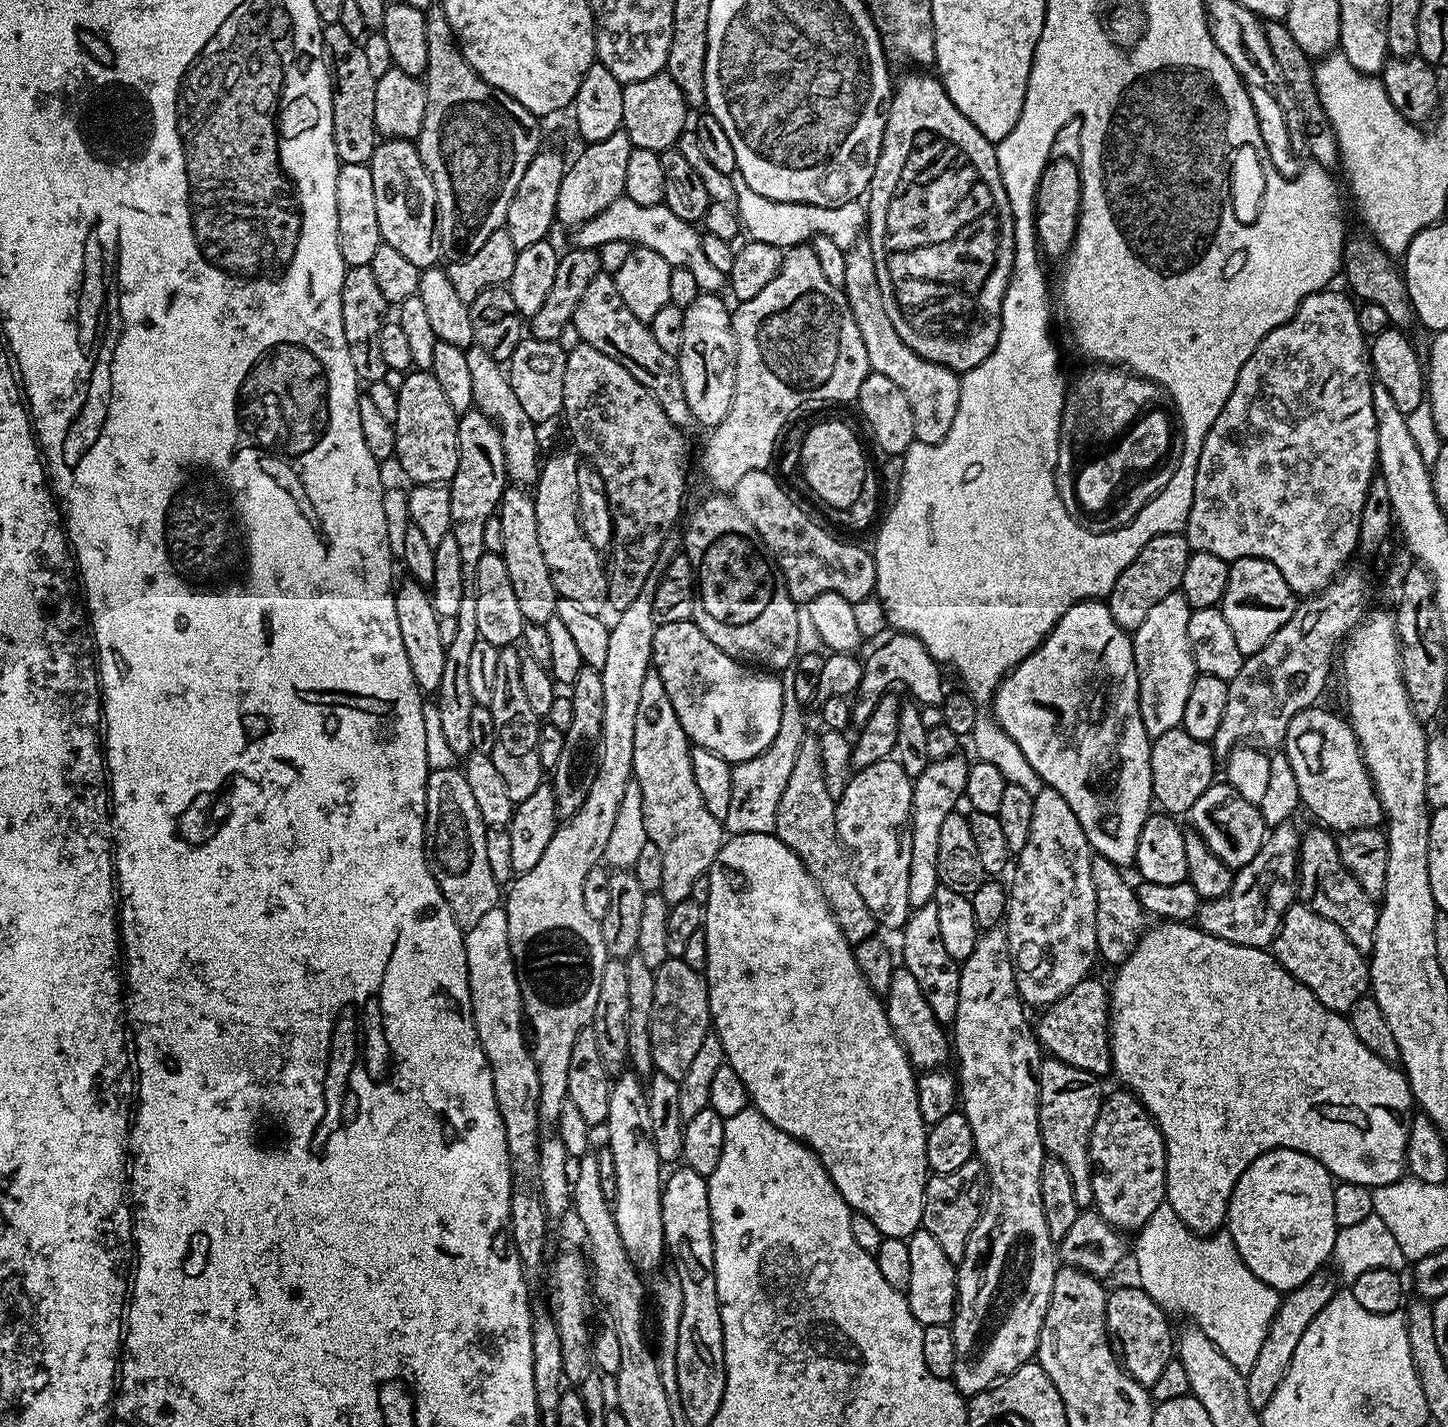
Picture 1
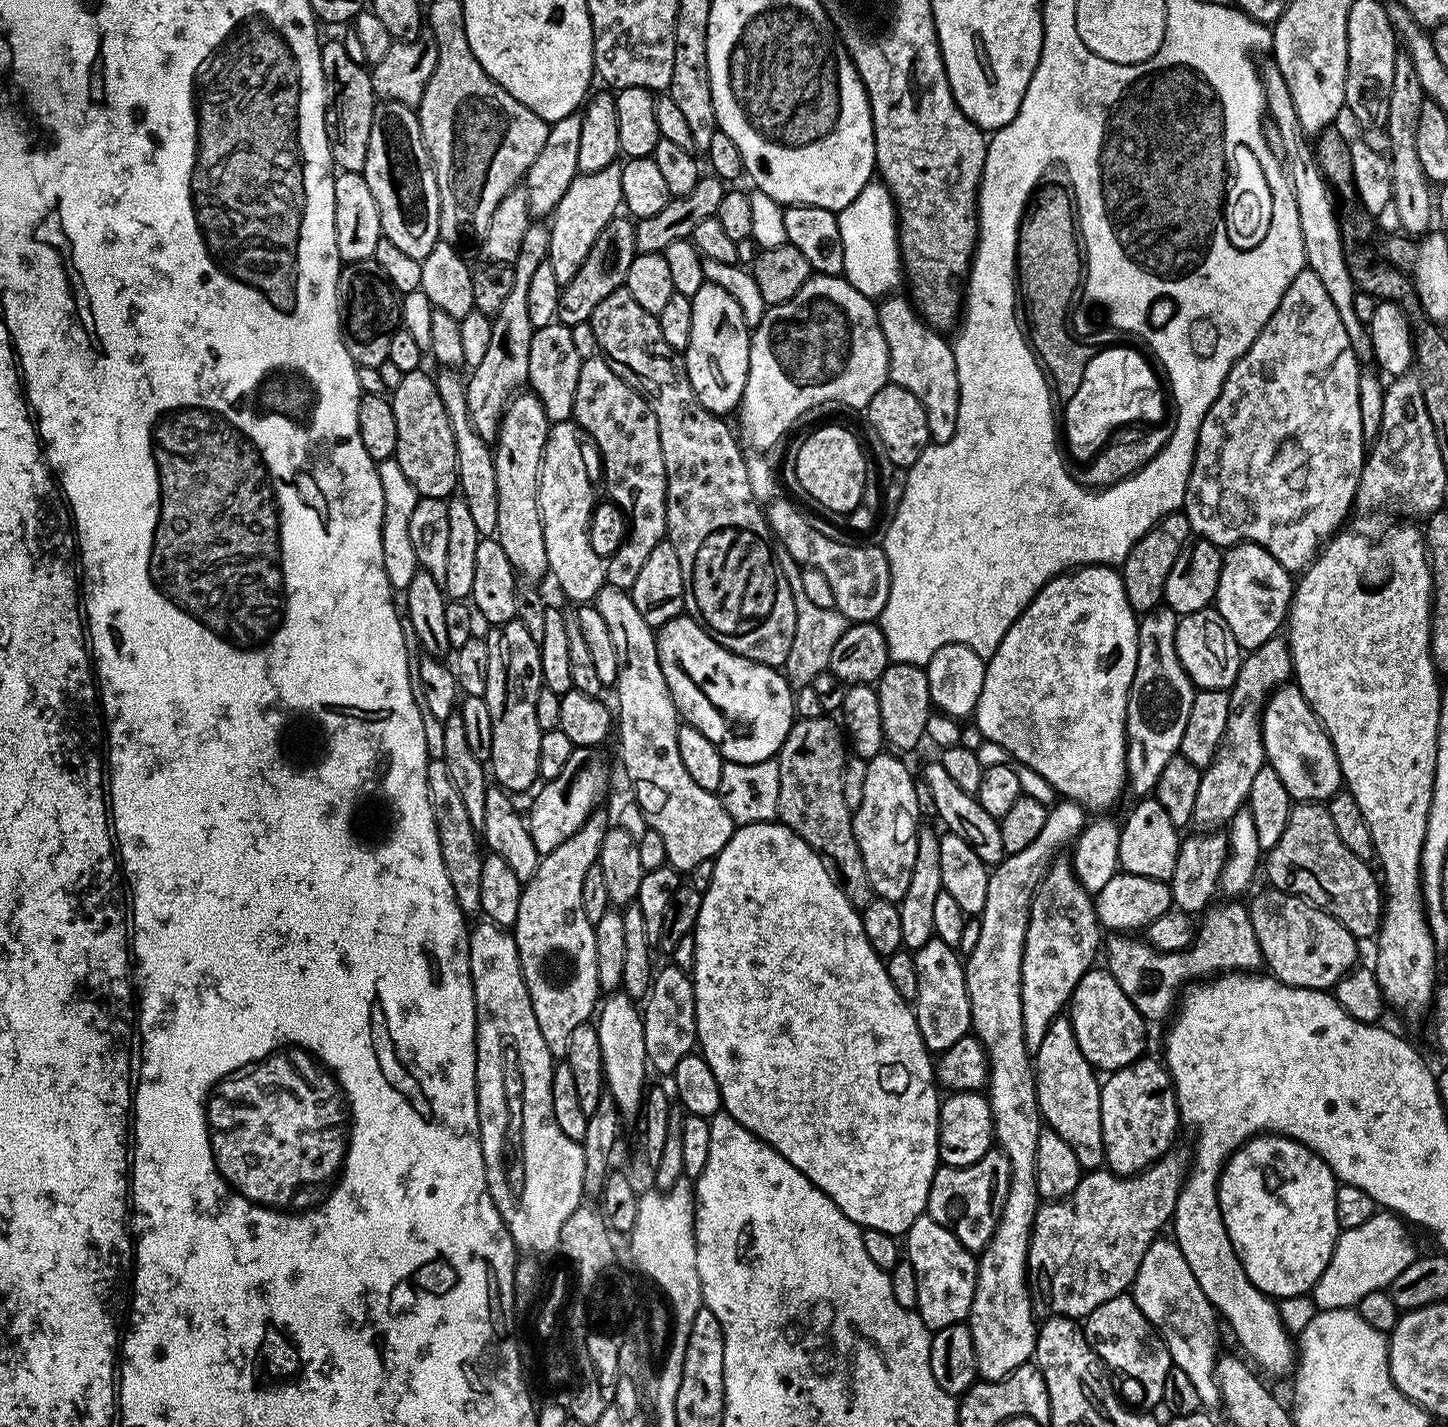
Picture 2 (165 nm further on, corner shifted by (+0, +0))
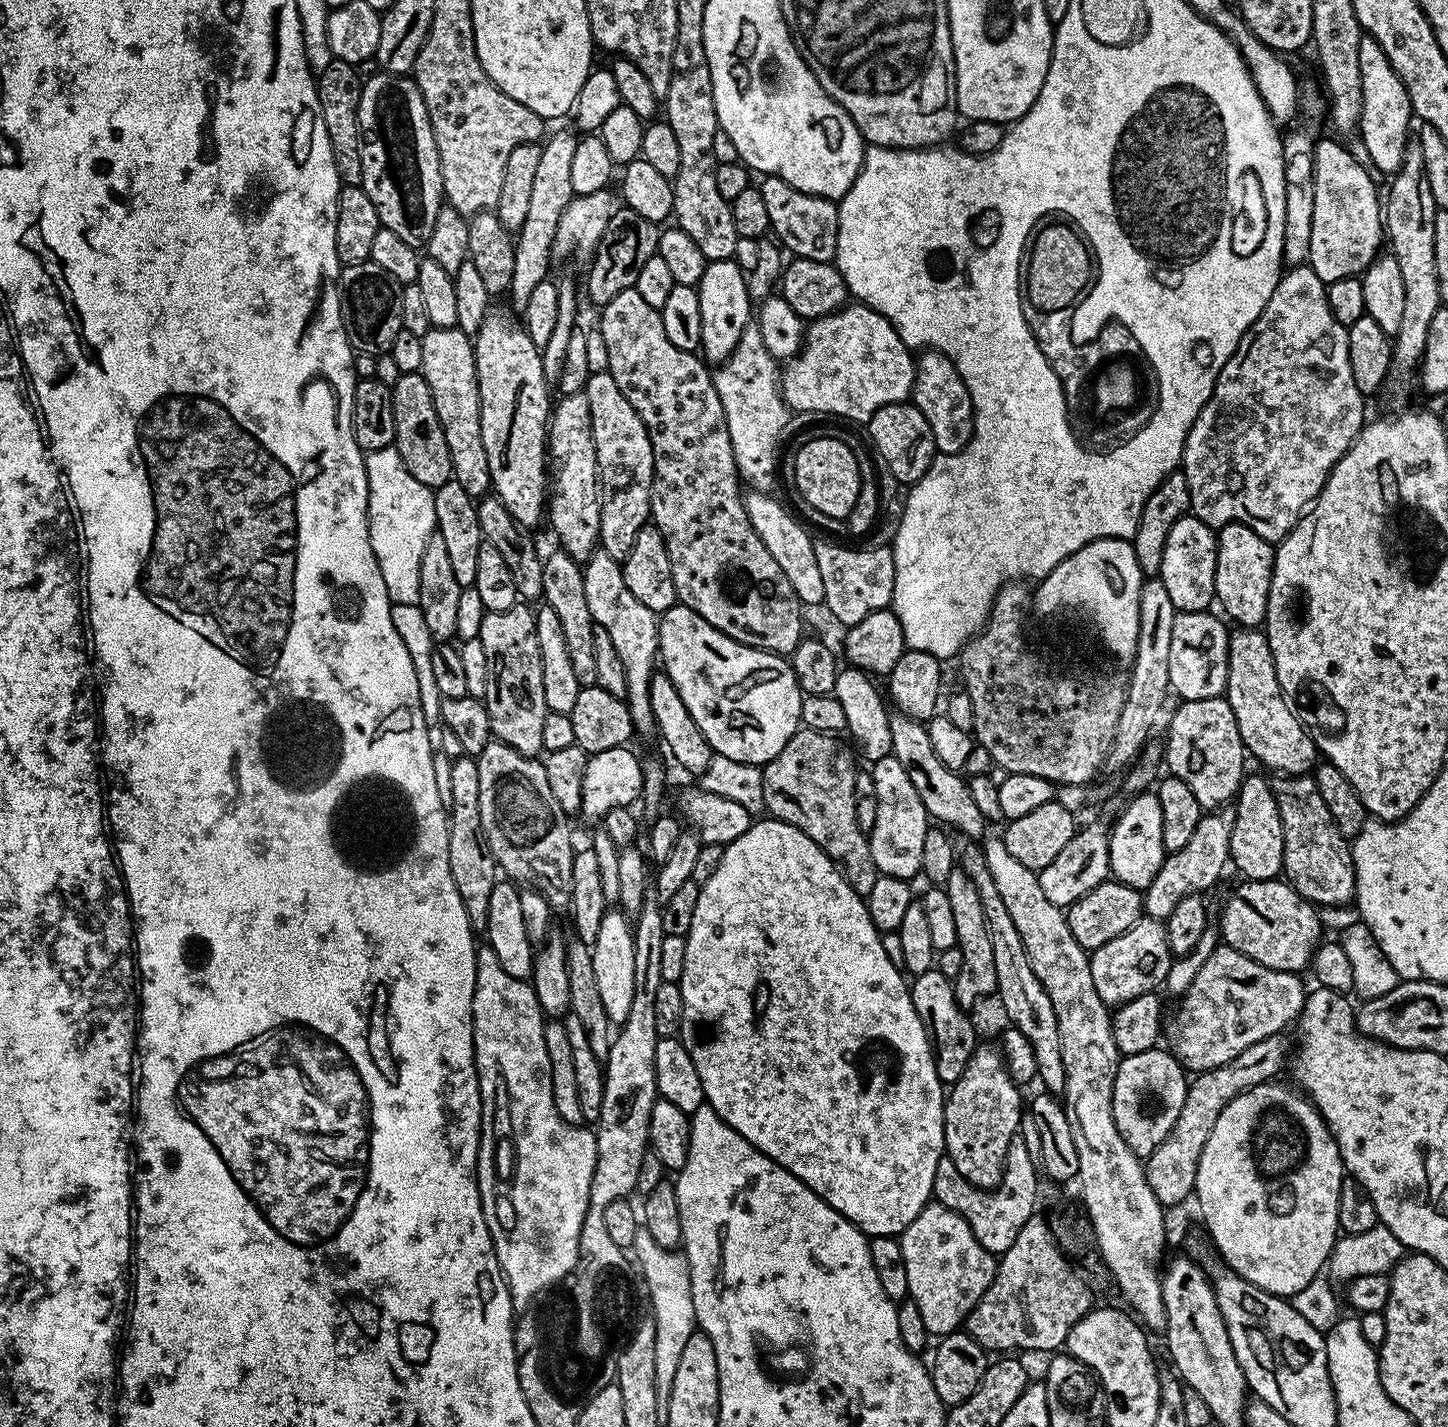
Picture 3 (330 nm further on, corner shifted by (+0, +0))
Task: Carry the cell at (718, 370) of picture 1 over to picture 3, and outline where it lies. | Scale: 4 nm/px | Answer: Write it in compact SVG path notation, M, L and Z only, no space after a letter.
M734 259L713 260L705 263L698 285L702 306L702 338L700 348L705 361L723 362L738 346L748 320L754 316L754 300L748 297L746 273Z

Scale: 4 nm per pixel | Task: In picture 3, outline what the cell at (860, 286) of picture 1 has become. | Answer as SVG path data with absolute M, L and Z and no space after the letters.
M935 350L919 353L916 360L916 381L910 400L918 410L922 410L922 418L930 422L930 434L934 434L934 446L939 455L958 454L970 442L976 421L972 396L966 390L966 382L962 382L954 362L950 362L946 354Z

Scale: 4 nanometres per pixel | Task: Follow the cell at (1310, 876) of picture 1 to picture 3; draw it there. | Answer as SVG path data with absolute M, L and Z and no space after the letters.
M1276 774L1270 780L1274 802L1278 802L1278 814L1282 818L1284 831L1284 866L1283 875L1292 889L1311 904L1325 908L1348 906L1353 903L1356 894L1356 875L1352 861L1352 849L1349 841L1334 826L1334 818L1330 818L1330 810L1326 810L1326 802L1322 802L1320 791L1311 775L1285 776Z

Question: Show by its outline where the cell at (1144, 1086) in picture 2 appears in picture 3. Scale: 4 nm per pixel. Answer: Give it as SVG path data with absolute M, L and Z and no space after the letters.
M1157 1046L1150 1050L1142 1050L1142 1054L1130 1054L1120 1061L1114 1078L1114 1122L1118 1126L1118 1134L1134 1150L1134 1154L1146 1158L1174 1130L1174 1122L1178 1122L1178 1114L1182 1111L1182 1102L1186 1102L1186 1094L1190 1083L1186 1069L1171 1051Z

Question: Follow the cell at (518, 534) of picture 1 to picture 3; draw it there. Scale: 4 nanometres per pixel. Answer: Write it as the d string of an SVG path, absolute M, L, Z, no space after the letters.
M489 311L484 326L474 340L476 350L476 373L480 395L480 417L482 418L482 446L486 446L486 462L490 466L491 491L514 514L514 522L523 528L536 530L546 516L546 433L550 423L550 385L542 370L541 349L530 342L523 323L511 316L513 313Z

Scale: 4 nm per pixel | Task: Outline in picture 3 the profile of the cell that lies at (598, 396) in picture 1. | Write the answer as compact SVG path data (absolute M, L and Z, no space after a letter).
M608 371L591 373L584 387L586 402L590 402L590 422L592 423L592 437L596 447L596 461L600 476L600 543L599 547L610 558L624 561L638 539L638 530L649 523L652 514L652 479L656 477L654 470L654 450L650 442L648 428L638 418L634 406L626 402L626 394L618 390L618 382Z

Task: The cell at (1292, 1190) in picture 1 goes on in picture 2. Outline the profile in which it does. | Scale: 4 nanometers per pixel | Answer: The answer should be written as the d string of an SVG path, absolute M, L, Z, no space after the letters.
M1261 1134L1237 1150L1220 1171L1216 1197L1230 1242L1242 1262L1242 1270L1259 1292L1273 1298L1303 1296L1322 1278L1322 1270L1334 1254L1336 1237L1341 1231L1334 1214L1335 1174L1306 1146L1288 1136Z

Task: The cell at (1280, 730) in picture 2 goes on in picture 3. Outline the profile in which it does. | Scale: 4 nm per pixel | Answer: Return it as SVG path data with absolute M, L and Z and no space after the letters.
M1240 628L1233 631L1228 638L1228 686L1226 698L1230 702L1230 710L1234 710L1234 718L1238 722L1238 734L1242 734L1242 742L1249 757L1257 756L1262 763L1276 774L1285 776L1302 776L1311 773L1318 763L1318 749L1308 729L1300 721L1293 705L1285 699L1280 689L1278 674L1274 666L1274 654L1270 650L1270 642L1263 631L1255 628Z

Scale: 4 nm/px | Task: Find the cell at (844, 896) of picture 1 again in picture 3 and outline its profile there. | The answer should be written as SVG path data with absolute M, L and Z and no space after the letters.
M801 727L796 733L791 736L786 742L786 746L782 746L782 750L773 760L768 761L763 765L763 777L764 777L764 807L769 817L786 822L790 826L794 826L798 830L802 830L802 834L806 834L806 838L810 838L818 847L823 850L836 865L836 869L840 871L846 878L846 882L858 893L861 898L867 898L870 894L870 889L873 888L874 882L877 878L876 867L874 866L874 858L870 858L870 846L868 845L868 837L864 831L858 826L858 814L856 813L856 773L858 771L858 765L852 761L853 749L840 741L839 735L831 732L815 732L809 728Z

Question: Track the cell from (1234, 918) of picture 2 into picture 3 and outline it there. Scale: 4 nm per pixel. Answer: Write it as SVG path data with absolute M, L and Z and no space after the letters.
M1221 943L1206 958L1202 970L1198 970L1198 978L1189 986L1182 997L1184 1016L1176 1020L1176 1032L1167 1033L1170 1051L1189 1073L1209 1072L1223 1064L1229 1064L1242 1054L1254 1042L1262 1042L1262 1038L1270 1038L1274 1034L1284 1032L1287 1024L1295 1025L1304 1008L1306 987L1295 972L1279 972L1273 968L1262 966L1254 958L1234 950L1229 944Z

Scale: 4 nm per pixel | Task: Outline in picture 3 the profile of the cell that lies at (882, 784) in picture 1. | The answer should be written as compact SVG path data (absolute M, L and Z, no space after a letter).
M883 756L871 765L870 771L876 783L874 826L867 833L870 858L874 858L879 875L911 881L912 876L921 875L922 846L930 827L928 811L926 806L922 806L922 798L918 798L914 782L910 782L906 769L896 756Z

